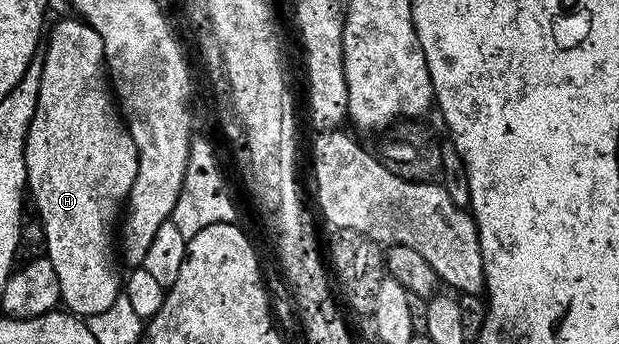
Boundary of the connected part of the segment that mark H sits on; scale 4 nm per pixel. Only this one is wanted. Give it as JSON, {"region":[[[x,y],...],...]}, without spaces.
{"region":[[[60,19],[52,29],[52,38],[47,38],[46,48],[43,50],[44,70],[42,71],[42,83],[40,84],[40,94],[38,95],[38,107],[32,120],[32,126],[28,129],[28,142],[26,143],[26,167],[28,168],[27,192],[36,200],[36,209],[40,212],[40,221],[44,224],[44,237],[48,240],[47,260],[51,261],[54,271],[58,271],[58,283],[60,284],[60,300],[63,308],[67,312],[81,318],[89,319],[102,315],[103,312],[110,311],[114,303],[122,296],[122,277],[116,270],[118,265],[118,226],[122,221],[122,214],[128,204],[128,196],[132,194],[134,183],[138,179],[138,167],[140,166],[140,156],[138,147],[134,143],[132,133],[121,114],[119,104],[114,96],[113,86],[110,84],[110,74],[108,66],[104,60],[104,44],[102,35],[84,24],[83,20]]]}

